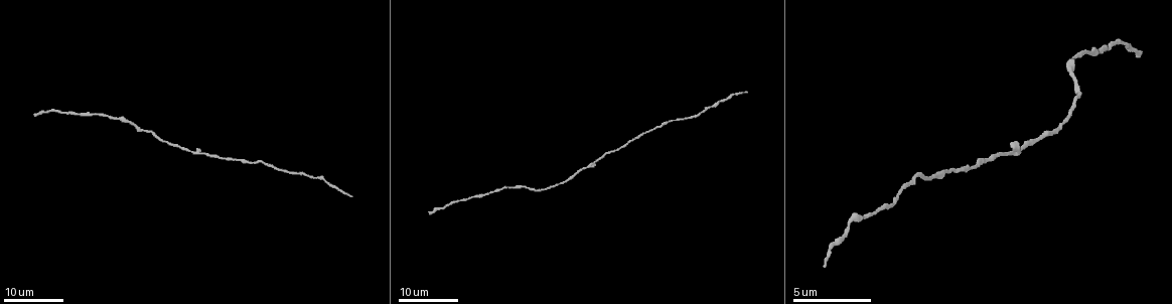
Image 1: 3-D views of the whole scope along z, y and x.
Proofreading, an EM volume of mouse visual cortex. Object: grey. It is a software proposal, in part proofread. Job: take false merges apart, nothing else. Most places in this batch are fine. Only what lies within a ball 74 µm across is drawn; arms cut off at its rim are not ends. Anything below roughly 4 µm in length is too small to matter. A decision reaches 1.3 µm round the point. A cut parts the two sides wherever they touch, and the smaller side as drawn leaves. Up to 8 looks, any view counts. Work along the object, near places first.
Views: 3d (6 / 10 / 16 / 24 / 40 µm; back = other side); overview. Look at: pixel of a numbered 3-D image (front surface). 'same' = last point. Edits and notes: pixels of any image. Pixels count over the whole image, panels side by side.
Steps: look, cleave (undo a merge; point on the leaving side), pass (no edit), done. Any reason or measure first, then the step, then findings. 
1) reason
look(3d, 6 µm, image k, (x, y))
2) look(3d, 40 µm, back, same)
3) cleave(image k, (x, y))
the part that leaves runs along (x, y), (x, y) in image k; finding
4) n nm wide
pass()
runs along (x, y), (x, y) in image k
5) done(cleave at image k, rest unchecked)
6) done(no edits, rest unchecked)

thick turns thin
look(3d, 24 µm, image 1, (706, 109))

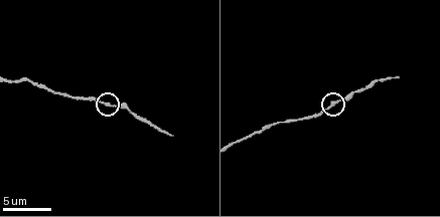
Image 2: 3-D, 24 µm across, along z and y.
look(3d, 10 µm, image 2, (335, 101))

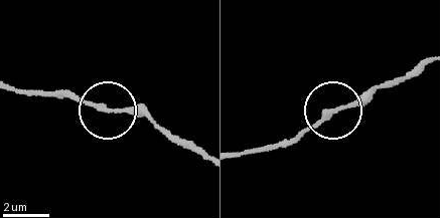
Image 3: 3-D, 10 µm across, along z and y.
pass()
runs along (15, 87), (66, 91), (113, 108), (136, 108), (151, 119) in image 3; one neuron here

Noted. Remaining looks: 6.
a narrow waist
look(3d, 24 µm, image 1, (1072, 74))

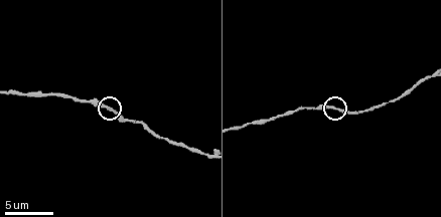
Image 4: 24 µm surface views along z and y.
look(3d, 6 µm, image 4, (108, 110))

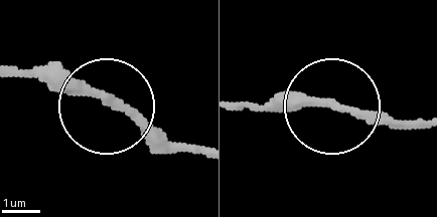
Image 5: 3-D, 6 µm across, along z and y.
pass()
runs along (422, 121), (374, 121), (325, 101), (239, 101) in image 5; one neuron here

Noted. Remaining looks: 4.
thick turns thin
look(3d, 10 µm, image 4, (48, 95))

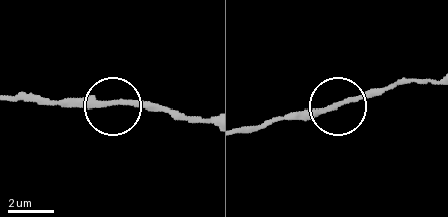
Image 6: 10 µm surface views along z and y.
220 nm wide
pass()
runs along (205, 121), (182, 121), (130, 102), (39, 102) in image 6; all the same neuron

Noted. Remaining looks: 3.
thin neck
look(3d, 24 µm, image 1, (65, 115))

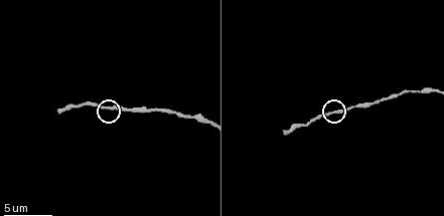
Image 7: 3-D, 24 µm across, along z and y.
closer look
look(3d, 6 µm, image 7, (106, 109))

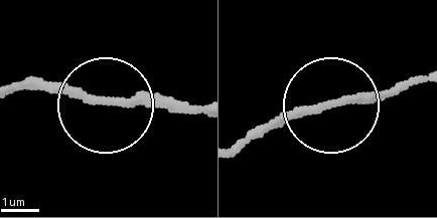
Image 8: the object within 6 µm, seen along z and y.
220 nm wide
pass()
runs along (197, 110), (18, 89) in image 8; all the same neuron

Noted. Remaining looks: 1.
done(no edits, rest unchecked)

